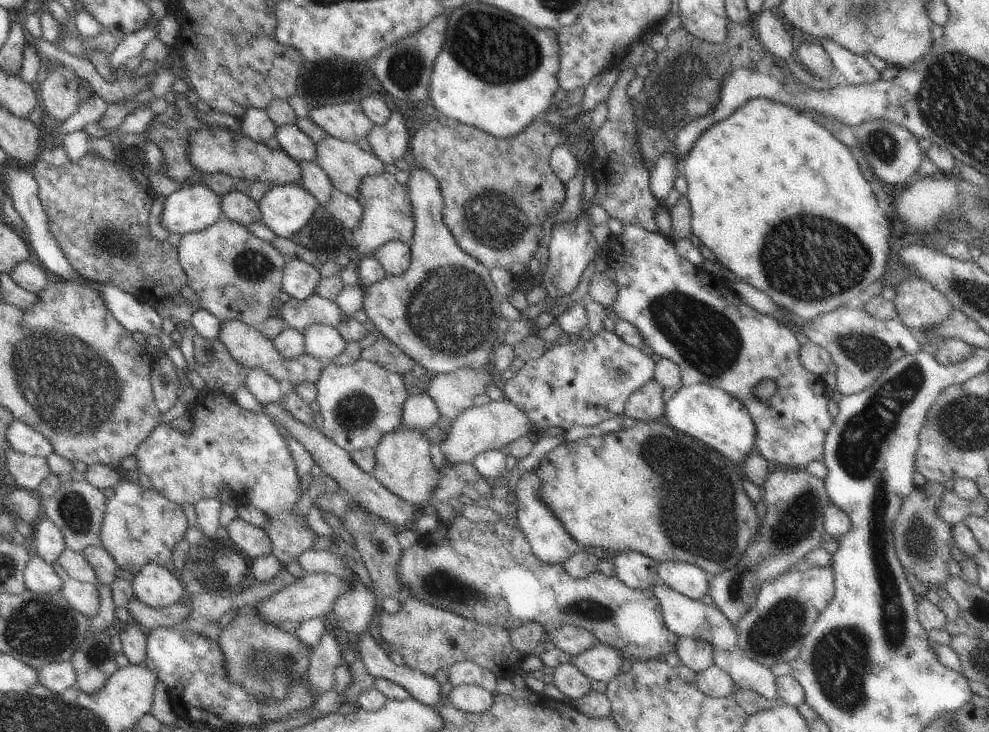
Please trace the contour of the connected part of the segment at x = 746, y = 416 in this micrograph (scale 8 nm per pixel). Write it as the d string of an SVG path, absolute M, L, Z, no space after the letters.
M698 383L682 387L665 406L670 426L711 446L731 463L740 465L755 449L756 429L748 409L721 388Z

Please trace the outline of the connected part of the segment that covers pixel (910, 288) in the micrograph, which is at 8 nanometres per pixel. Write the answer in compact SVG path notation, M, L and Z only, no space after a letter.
M906 276L901 280L900 286L895 288L896 297L893 302L899 319L909 329L919 333L926 327L931 327L947 317L952 308L951 302L931 282L925 281L922 277Z

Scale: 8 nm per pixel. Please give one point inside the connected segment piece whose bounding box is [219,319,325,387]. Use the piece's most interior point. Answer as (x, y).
(247, 345)

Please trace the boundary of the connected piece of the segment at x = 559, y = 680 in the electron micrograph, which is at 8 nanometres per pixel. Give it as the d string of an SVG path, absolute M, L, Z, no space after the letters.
M571 661L557 666L548 676L548 680L556 685L569 700L575 701L587 695L590 691L591 678L584 674Z

